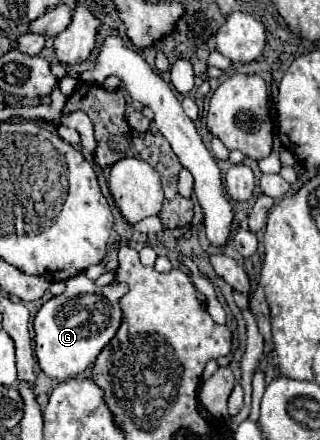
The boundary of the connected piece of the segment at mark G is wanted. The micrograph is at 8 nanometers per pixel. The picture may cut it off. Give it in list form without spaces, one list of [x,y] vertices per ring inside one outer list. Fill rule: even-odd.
[[[85,273],[67,279],[67,289],[61,295],[51,297],[35,315],[35,355],[41,371],[51,379],[61,379],[61,381],[81,375],[97,359],[97,355],[103,351],[103,347],[113,339],[115,331],[119,329],[123,319],[119,299],[125,293],[127,293],[127,283],[111,283],[99,287],[89,277],[85,277]]]

